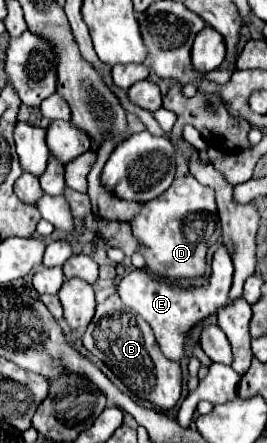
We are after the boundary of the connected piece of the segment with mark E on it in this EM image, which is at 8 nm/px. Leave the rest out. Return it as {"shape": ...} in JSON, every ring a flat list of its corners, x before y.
{"shape":[[221,245,213,253,211,273,203,281,203,285,185,289,177,283,169,283,161,277,153,277,145,269,133,269,131,273,125,273,125,277,121,279,119,297,125,303,125,307,137,311,153,327,153,333,157,337,157,343,159,343,163,355,169,357,171,361,181,361,185,357,185,343,187,343,189,331,197,323,205,321,207,317,217,315,217,311,227,305,231,281,233,281,233,261,231,261,231,255,227,253,227,249]]}

